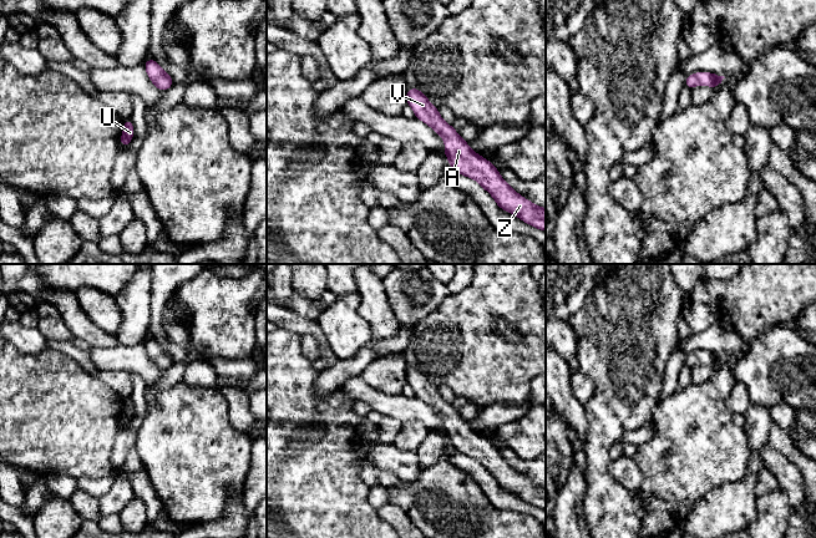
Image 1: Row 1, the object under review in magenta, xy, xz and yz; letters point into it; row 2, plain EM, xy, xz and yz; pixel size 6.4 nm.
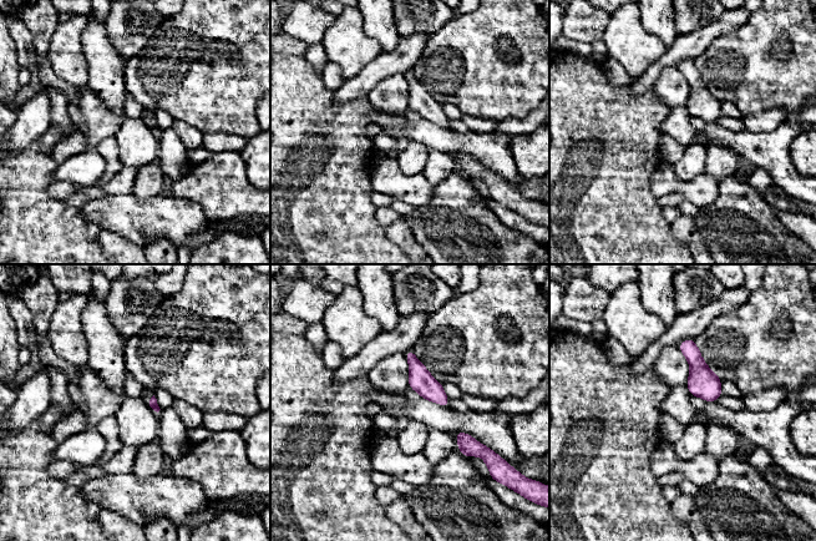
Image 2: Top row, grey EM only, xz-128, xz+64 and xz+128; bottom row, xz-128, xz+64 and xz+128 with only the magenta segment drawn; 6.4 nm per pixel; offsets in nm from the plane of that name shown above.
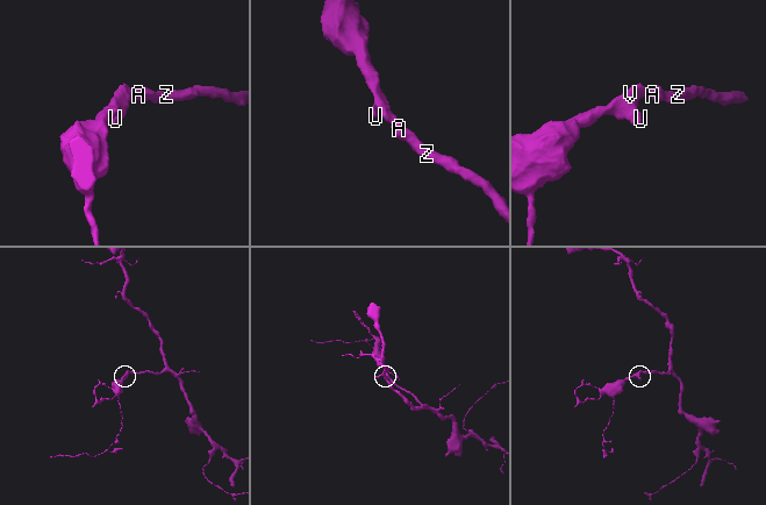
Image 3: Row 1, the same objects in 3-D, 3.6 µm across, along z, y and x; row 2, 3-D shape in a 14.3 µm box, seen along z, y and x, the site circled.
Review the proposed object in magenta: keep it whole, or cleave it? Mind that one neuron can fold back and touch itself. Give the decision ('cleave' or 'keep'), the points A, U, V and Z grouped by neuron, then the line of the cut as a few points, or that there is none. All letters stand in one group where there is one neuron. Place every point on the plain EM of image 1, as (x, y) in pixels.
keep; A U V Z; no cut

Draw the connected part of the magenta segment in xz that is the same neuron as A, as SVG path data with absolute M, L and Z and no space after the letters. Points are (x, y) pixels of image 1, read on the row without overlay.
M416 366L407 367L406 382L415 391L415 397L421 399L442 416L446 422L444 432L451 448L477 460L502 489L546 511L546 488L523 477L510 466L500 455L498 448L488 438L472 430L457 410L441 397L439 386L431 384L425 372Z

